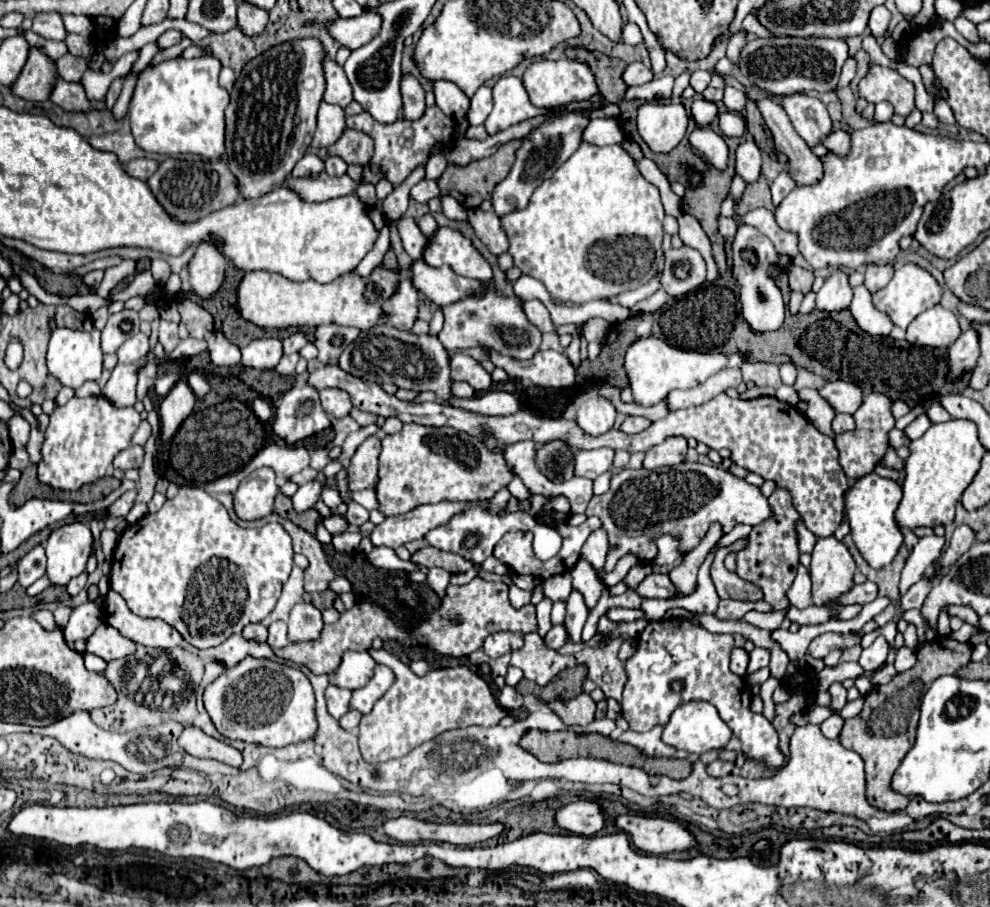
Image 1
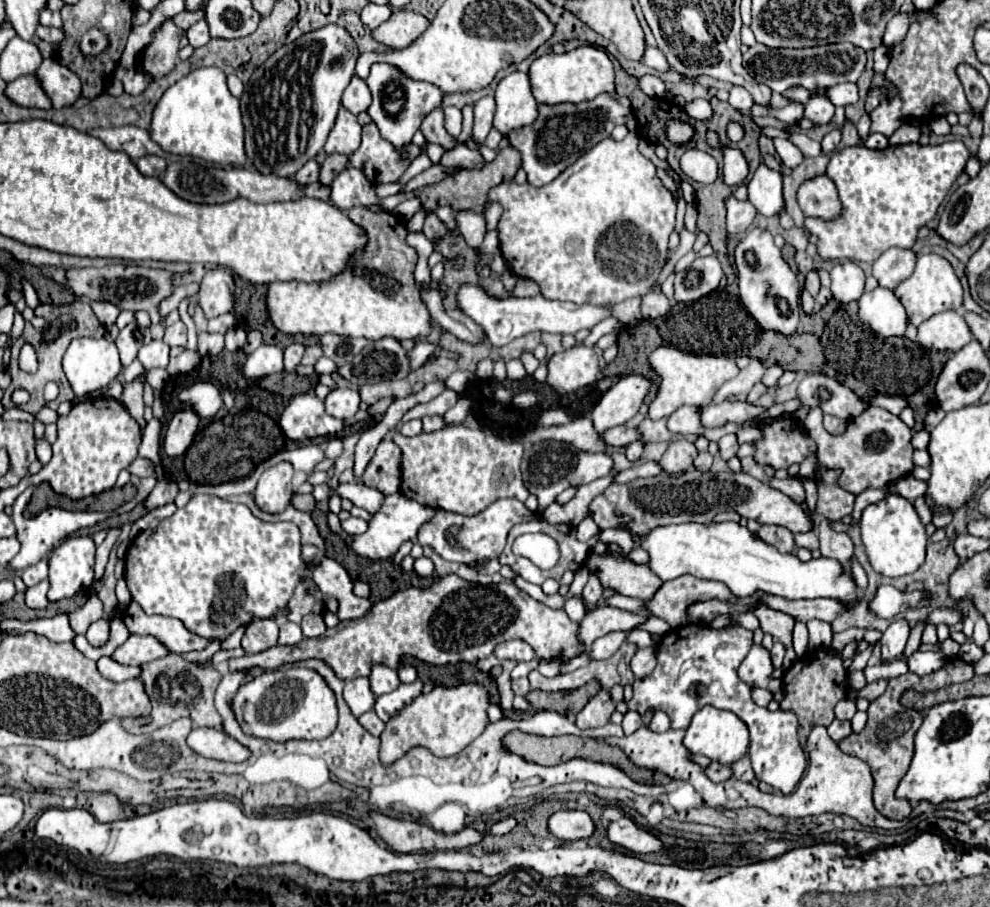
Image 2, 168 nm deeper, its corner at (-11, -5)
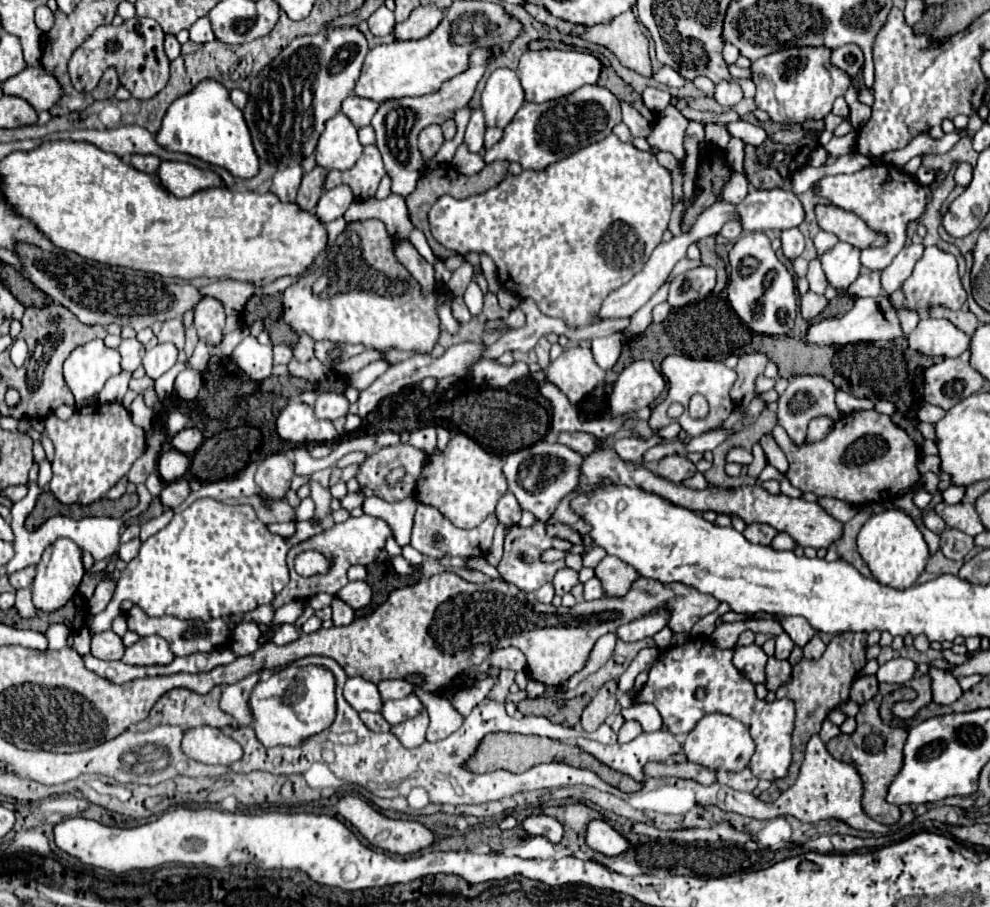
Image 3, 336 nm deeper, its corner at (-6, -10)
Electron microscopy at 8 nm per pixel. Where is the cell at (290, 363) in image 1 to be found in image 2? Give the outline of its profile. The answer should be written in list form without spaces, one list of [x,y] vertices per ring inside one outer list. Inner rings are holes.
[[[311,345],[311,347],[307,347],[307,351],[305,351],[305,355],[303,355],[301,365],[315,365],[315,363],[317,363],[317,359],[319,359],[321,355],[323,355],[321,347],[319,347],[319,345]]]

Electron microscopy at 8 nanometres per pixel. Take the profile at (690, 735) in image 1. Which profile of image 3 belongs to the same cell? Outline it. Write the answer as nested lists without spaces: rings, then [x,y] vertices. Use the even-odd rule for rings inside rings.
[[[706,714],[696,728],[686,736],[682,750],[686,758],[694,764],[700,764],[708,770],[728,770],[728,772],[740,772],[748,766],[752,754],[754,754],[754,740],[748,732],[748,728],[726,714]]]

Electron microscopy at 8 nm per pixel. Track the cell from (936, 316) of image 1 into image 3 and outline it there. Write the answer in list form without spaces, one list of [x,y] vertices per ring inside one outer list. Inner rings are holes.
[[[924,316],[908,336],[908,344],[926,356],[956,358],[970,348],[970,336],[958,330],[950,320]]]

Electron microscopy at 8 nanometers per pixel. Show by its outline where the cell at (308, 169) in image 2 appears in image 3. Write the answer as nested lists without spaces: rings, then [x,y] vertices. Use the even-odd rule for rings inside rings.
[[[290,166],[280,168],[274,174],[274,184],[270,186],[270,192],[274,192],[282,202],[296,202],[296,192],[302,182],[302,168]]]

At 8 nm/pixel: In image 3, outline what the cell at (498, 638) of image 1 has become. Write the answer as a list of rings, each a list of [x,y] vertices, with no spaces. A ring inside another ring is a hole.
[[[498,648],[488,656],[488,662],[502,670],[520,672],[526,668],[526,658],[518,648]]]

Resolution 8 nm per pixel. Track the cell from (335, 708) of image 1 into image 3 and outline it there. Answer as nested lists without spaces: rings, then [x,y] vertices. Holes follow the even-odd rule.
[[[360,676],[346,680],[344,696],[350,702],[350,706],[358,712],[364,712],[364,710],[378,712],[382,708],[382,698],[380,698],[378,686],[360,678]]]

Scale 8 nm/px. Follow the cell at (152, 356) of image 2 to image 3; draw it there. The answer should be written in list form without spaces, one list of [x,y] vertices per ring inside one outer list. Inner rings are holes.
[[[156,344],[154,348],[150,348],[142,360],[146,374],[156,380],[160,378],[164,372],[168,372],[178,360],[178,348],[174,344]]]

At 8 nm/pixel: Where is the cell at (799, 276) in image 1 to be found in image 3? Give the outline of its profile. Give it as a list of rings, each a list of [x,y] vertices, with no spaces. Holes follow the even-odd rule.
[[[806,292],[800,298],[800,314],[802,314],[804,320],[812,320],[826,308],[826,304],[828,304],[826,296],[820,296],[820,294],[814,294],[814,292]]]

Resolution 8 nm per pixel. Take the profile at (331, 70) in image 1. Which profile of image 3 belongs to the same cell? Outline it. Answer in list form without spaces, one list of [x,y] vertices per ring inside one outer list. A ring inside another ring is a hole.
[[[350,94],[344,102],[342,102],[342,112],[352,120],[352,124],[356,128],[364,128],[370,124],[372,116],[376,114],[380,104],[374,104],[374,100],[362,100],[360,96]]]

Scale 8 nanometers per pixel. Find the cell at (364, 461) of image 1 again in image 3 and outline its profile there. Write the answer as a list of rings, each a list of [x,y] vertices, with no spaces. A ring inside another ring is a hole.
[[[396,444],[396,446],[380,448],[360,466],[356,480],[360,484],[360,490],[366,496],[378,496],[386,502],[404,500],[406,496],[414,492],[414,486],[422,474],[426,460],[428,456],[410,444]],[[398,466],[406,468],[406,478],[402,480],[400,486],[390,488],[386,486],[386,474]]]

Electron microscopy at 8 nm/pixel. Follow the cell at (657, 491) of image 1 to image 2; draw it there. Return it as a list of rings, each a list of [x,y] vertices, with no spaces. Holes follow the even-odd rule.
[[[697,469],[679,477],[657,475],[649,479],[635,479],[625,485],[609,485],[599,497],[591,501],[589,515],[599,529],[625,527],[635,543],[657,527],[673,523],[703,523],[709,525],[717,513],[737,511],[745,519],[755,519],[761,525],[781,525],[793,533],[805,533],[813,527],[813,519],[781,491],[761,483],[747,473],[703,473]]]

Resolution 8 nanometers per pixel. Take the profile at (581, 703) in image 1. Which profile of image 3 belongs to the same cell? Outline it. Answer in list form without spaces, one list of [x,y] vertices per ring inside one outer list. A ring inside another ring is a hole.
[[[610,680],[606,682],[598,692],[596,696],[592,698],[592,702],[584,708],[584,714],[582,714],[582,726],[584,730],[596,730],[602,722],[606,722],[606,718],[610,714],[614,714],[616,706],[618,706],[618,700],[616,700],[616,690],[618,690],[618,684],[616,680]]]

